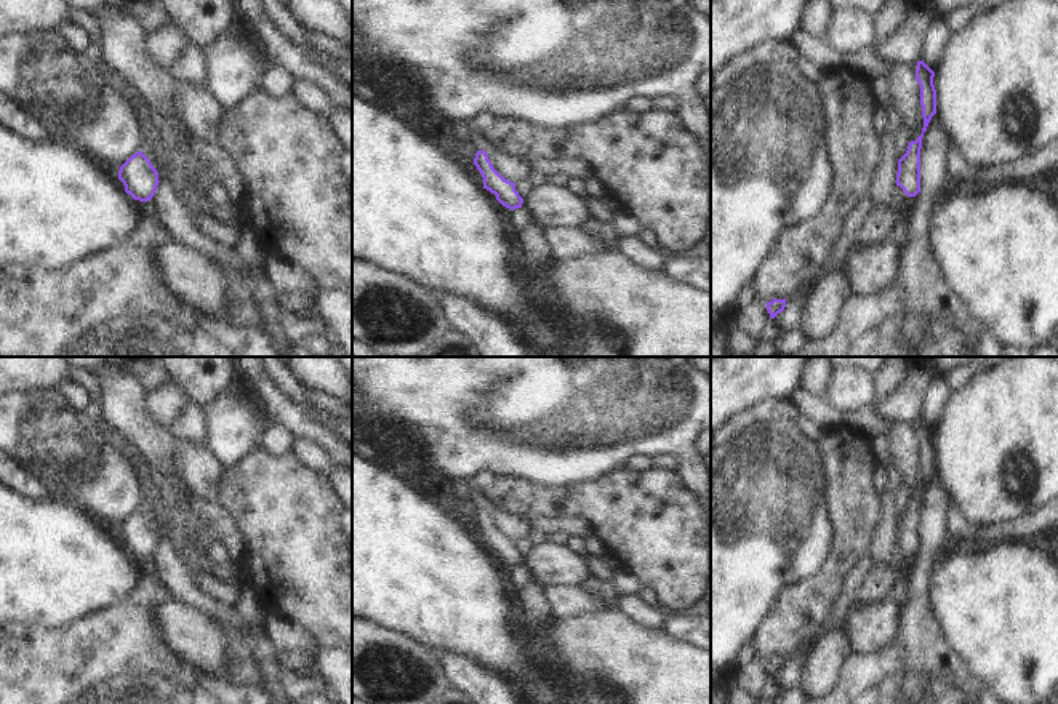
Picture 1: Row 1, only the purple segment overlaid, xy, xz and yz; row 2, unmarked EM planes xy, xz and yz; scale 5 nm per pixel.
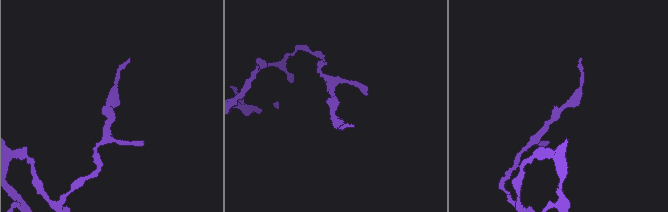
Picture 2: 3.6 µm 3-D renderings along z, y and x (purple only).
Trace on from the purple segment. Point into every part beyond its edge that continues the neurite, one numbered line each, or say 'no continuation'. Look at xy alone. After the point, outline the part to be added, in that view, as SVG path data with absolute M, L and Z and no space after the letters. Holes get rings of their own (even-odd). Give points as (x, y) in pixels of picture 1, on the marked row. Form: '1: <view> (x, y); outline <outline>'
no continuation

